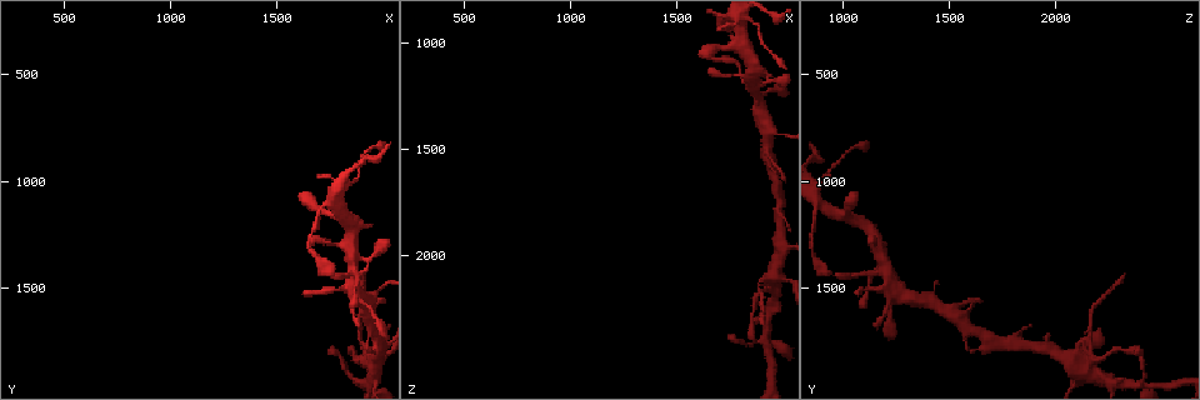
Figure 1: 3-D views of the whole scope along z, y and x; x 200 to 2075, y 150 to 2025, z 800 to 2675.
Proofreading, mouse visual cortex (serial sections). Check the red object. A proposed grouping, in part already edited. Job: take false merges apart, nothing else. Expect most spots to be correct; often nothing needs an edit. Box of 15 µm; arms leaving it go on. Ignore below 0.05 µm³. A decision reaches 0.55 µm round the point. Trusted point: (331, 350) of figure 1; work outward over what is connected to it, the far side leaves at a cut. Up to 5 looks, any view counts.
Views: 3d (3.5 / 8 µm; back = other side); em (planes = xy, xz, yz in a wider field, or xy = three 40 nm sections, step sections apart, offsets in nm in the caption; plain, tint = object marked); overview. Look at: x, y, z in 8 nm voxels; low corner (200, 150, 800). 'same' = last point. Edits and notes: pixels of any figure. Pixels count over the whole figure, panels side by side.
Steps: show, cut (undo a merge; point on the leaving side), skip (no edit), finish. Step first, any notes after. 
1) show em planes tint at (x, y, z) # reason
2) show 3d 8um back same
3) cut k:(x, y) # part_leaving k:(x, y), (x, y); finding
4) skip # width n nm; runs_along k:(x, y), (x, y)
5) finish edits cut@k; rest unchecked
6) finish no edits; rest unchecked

show 3d 3.5um at (1870, 1940, 2400) # thick turns thin

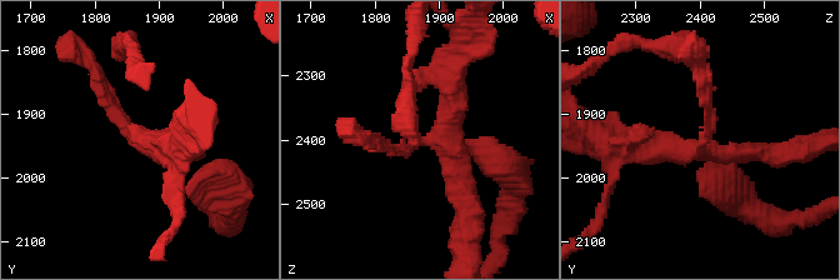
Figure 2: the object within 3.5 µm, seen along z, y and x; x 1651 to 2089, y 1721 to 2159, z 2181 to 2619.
skip # runs_along 2:(94, 71), (140, 148), (171, 148); all the same cell

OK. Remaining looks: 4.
show 3d 3.5um at (1910, 1780, 2170) # sudden change in width

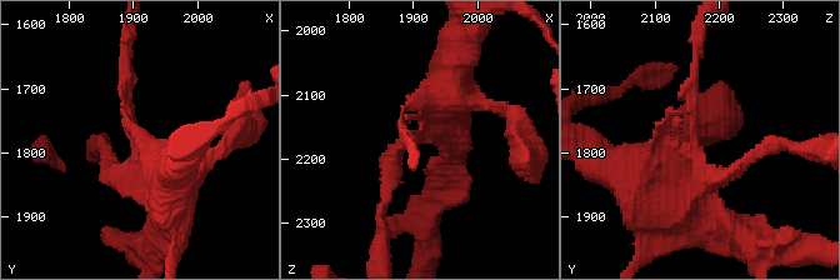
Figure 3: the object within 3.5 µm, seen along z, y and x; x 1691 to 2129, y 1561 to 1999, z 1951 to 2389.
show em planes tint at (1905, 1795, 2165) # arms 3; arm_widths 150, 200, 350 nm; now the EM

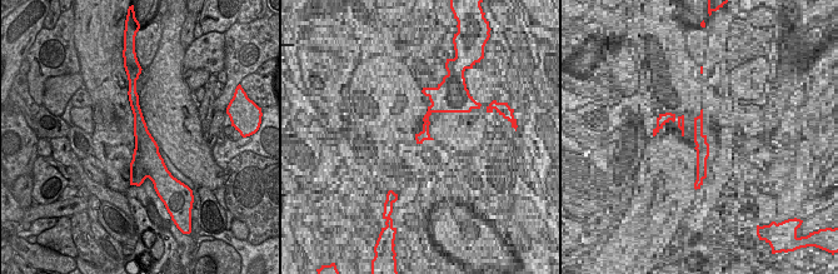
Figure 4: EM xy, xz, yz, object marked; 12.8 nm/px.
skip # width 340 nm; runs_along 3:(176, 215), (134, 139), (126, 63); one cell here

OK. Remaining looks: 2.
finish no edits; rest unchecked

